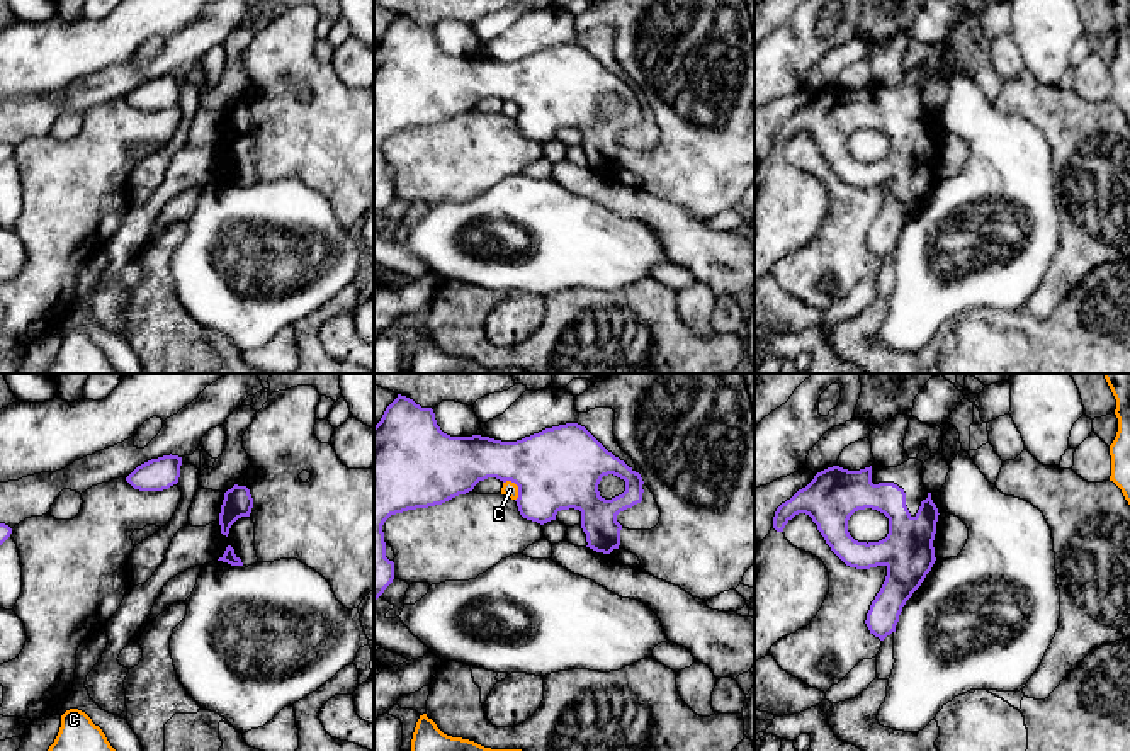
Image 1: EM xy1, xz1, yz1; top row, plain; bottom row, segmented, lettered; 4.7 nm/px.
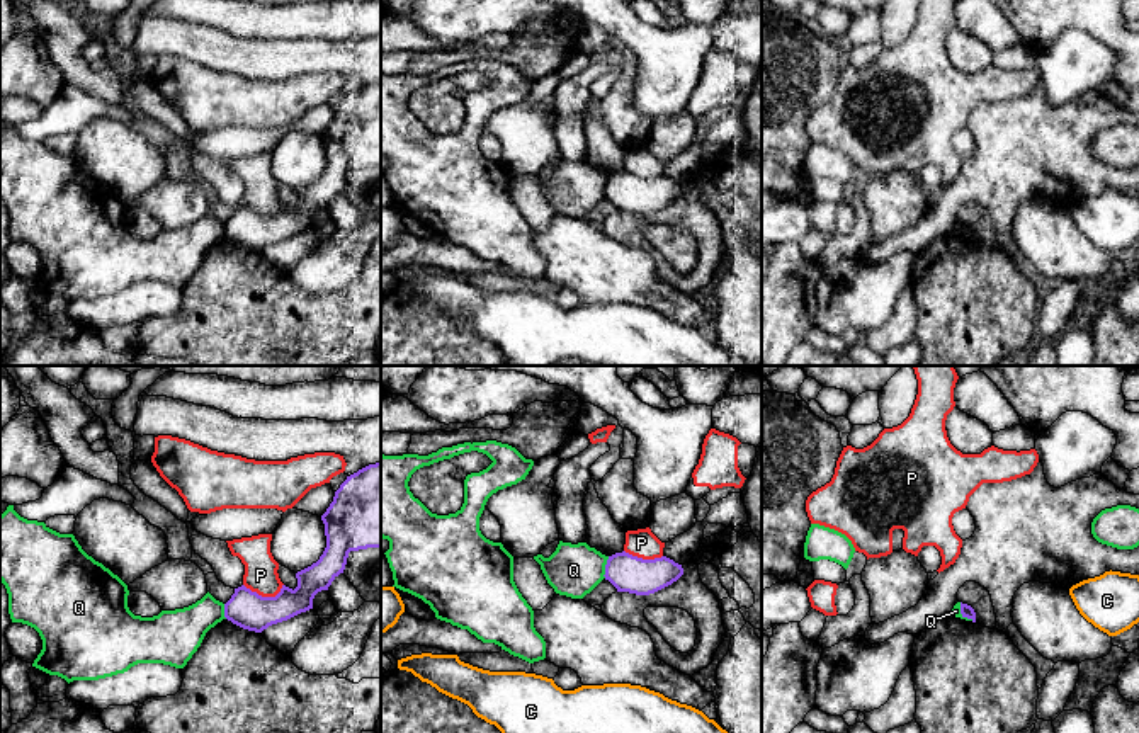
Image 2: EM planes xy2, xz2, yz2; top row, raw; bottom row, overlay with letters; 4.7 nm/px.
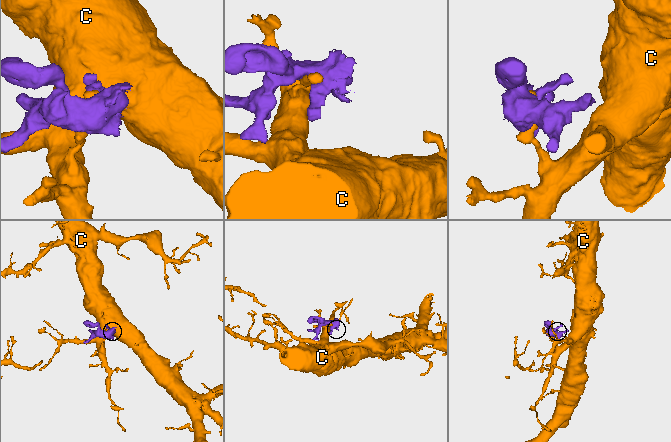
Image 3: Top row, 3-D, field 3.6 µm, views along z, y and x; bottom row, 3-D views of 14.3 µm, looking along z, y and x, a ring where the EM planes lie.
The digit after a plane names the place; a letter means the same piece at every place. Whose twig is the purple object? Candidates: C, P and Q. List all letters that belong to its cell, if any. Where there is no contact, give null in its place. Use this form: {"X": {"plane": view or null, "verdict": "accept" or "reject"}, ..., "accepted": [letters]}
{"C": {"plane": "xz1", "verdict": "reject"}, "P": {"plane": "xy2", "verdict": "reject"}, "Q": {"plane": "xz2", "verdict": "reject"}, "accepted": []}

